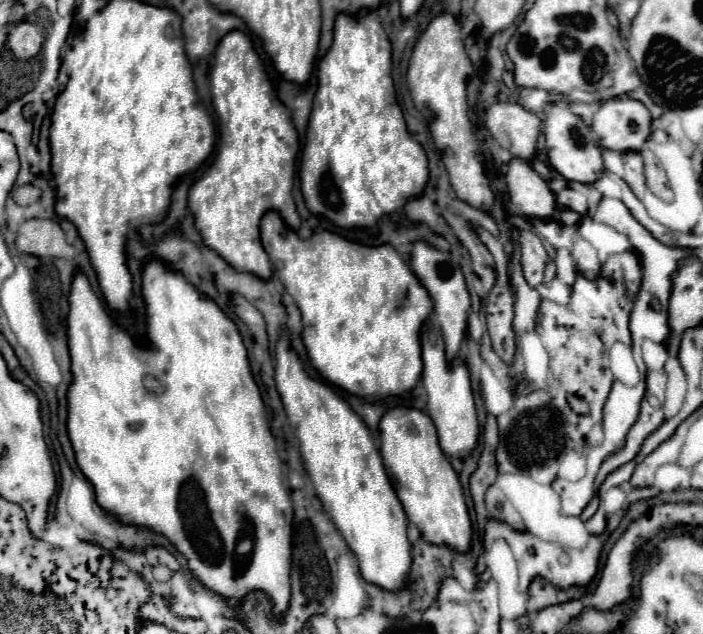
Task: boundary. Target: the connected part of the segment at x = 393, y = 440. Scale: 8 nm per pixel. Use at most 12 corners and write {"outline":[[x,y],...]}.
{"outline":[[431,418],[379,422],[385,470],[427,542],[467,552],[471,520]]}

